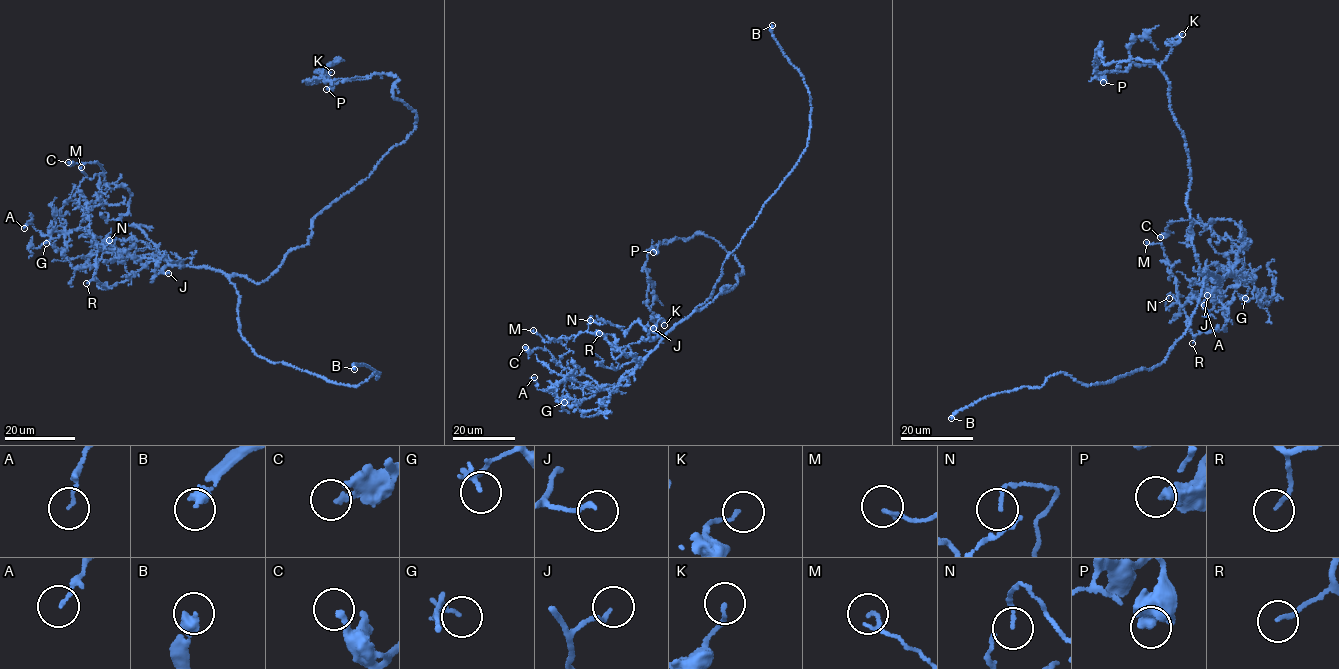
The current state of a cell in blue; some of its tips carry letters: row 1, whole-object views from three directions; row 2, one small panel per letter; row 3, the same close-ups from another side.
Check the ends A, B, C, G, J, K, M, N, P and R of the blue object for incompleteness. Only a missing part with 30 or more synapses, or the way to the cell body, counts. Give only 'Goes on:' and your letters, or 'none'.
Goes on: B

